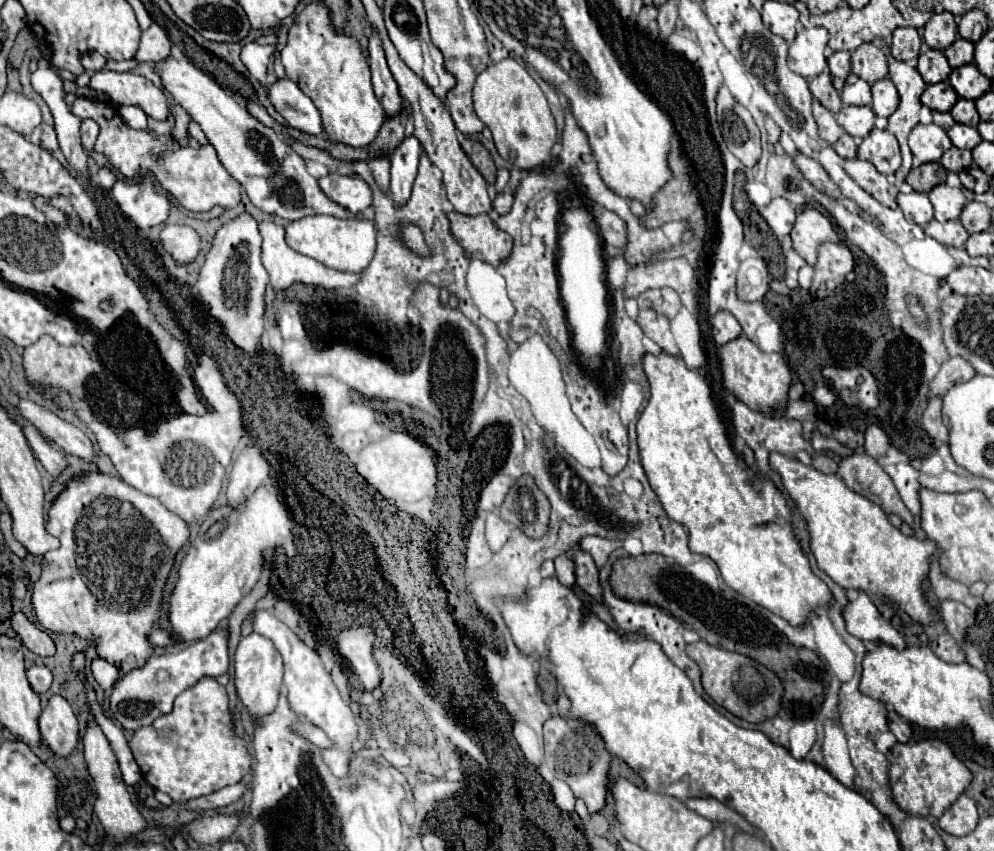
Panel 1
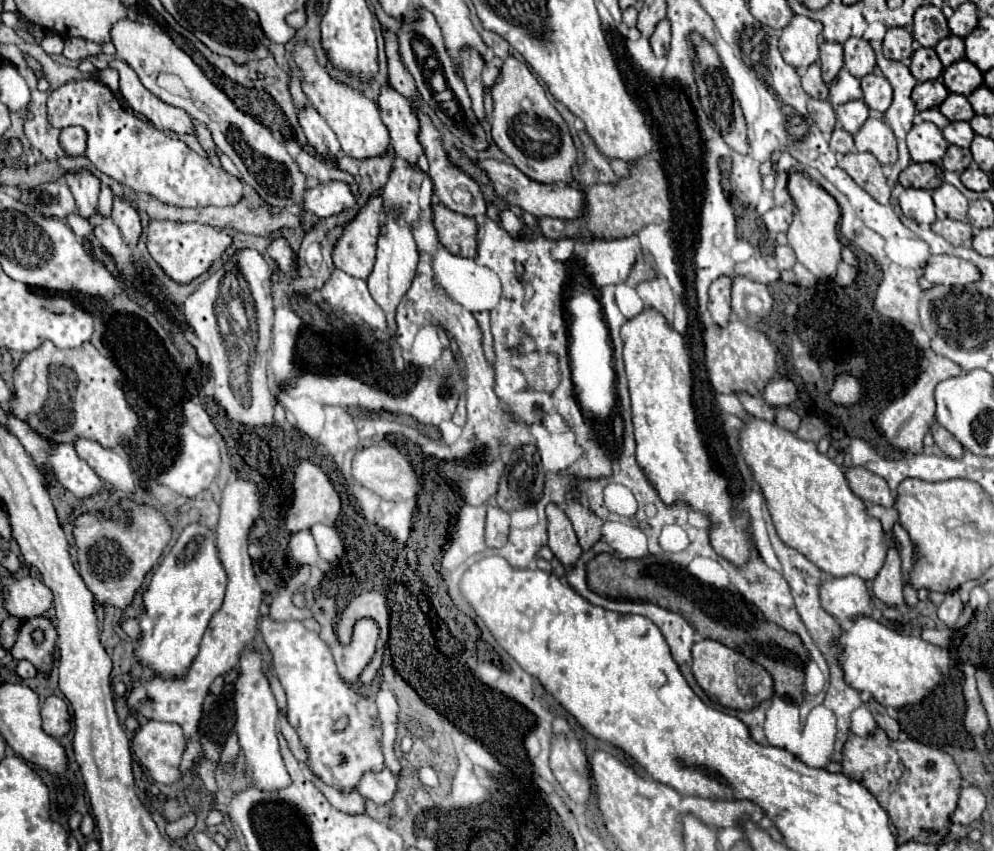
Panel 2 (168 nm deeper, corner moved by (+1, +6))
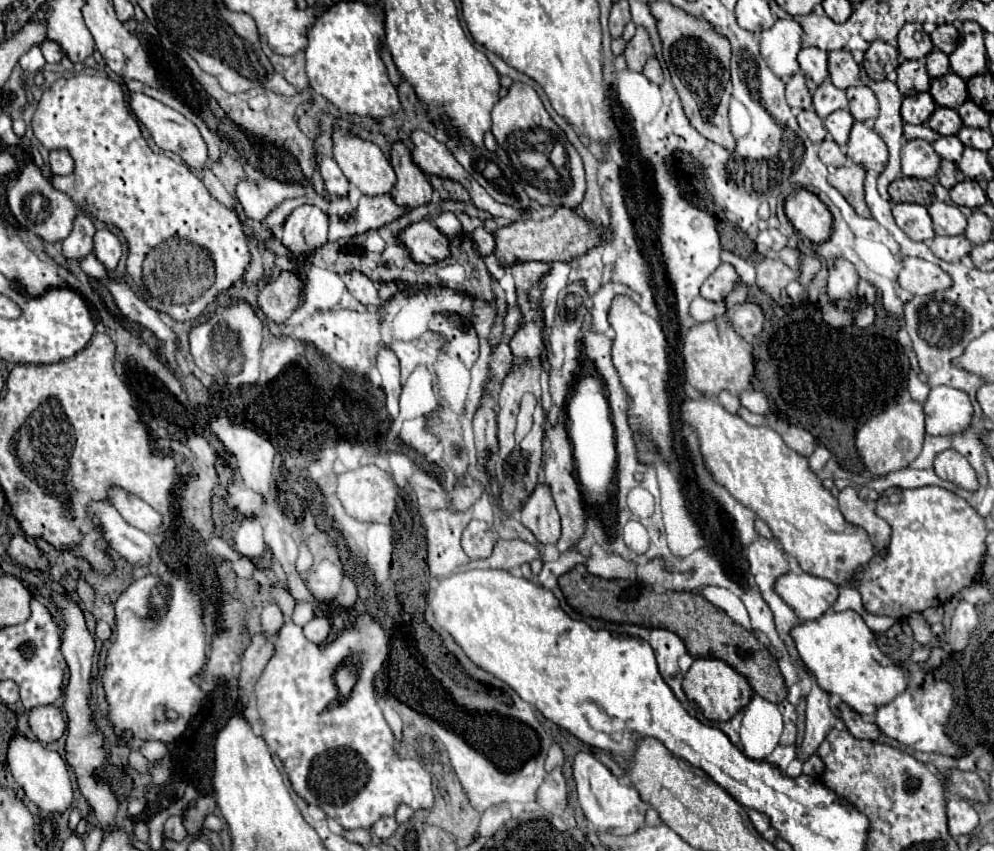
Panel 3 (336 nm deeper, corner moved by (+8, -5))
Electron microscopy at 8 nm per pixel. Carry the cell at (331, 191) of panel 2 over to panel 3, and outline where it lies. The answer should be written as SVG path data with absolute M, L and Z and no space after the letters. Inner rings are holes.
M313 205L297 207L283 225L281 243L291 253L293 259L291 271L299 277L301 291L307 281L305 267L309 265L305 257L315 253L319 247L327 243L327 227L329 227L329 217Z

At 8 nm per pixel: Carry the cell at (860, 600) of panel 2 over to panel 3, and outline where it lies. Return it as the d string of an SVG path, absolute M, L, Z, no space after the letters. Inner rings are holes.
M785 573L775 581L775 593L795 611L797 619L813 621L833 607L837 601L837 585L809 575L809 573Z

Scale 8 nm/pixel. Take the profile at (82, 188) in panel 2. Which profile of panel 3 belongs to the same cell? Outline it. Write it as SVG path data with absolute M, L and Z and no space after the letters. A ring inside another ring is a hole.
M79 213L71 235L63 241L63 257L73 261L83 261L93 251L95 225L87 213Z

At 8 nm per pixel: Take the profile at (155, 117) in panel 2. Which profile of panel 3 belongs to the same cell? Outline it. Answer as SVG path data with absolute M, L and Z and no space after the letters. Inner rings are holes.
M129 93L131 97L131 109L135 113L135 117L151 131L155 143L163 149L163 151L171 151L171 153L177 153L189 167L197 169L197 171L203 171L207 169L207 143L203 141L199 129L187 119L183 117L179 111L163 105L161 101L153 99L153 97L147 97L143 93Z

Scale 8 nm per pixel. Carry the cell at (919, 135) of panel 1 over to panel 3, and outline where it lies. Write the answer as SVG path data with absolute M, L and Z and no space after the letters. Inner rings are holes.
M923 139L907 141L907 145L901 149L901 165L905 177L915 179L931 179L939 171L939 155L933 151L931 143Z

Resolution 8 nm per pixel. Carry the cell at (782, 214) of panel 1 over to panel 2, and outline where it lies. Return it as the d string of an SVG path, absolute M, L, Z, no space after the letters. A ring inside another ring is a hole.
M784 206L770 208L762 218L764 218L764 224L766 224L766 228L768 228L770 234L786 232L788 226L790 226L790 222L792 222L792 214Z

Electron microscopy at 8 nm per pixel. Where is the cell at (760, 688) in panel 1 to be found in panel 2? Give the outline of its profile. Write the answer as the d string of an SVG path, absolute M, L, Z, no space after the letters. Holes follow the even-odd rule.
M702 640L692 646L692 672L700 688L718 704L734 710L752 710L760 702L770 700L774 696L774 682L772 676L766 672L764 666L746 658L744 654L716 642L716 640Z

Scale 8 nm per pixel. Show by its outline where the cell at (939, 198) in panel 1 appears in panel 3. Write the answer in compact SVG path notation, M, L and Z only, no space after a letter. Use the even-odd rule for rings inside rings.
M933 201L927 207L927 211L933 219L935 235L963 235L965 233L967 219L955 205Z

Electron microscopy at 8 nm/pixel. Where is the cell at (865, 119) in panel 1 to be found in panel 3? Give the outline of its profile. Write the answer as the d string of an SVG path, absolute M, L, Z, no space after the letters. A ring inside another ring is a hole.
M841 109L841 111L835 111L835 113L831 113L829 117L825 117L823 119L823 125L825 125L825 129L829 131L829 135L833 137L833 141L845 151L845 145L847 145L847 141L849 141L849 131L851 131L851 127L853 127L853 117L851 117L851 113L847 111L847 109Z

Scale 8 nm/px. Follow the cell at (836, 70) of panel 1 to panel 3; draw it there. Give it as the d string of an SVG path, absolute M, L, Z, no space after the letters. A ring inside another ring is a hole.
M803 47L797 55L797 61L799 61L799 67L805 75L807 87L813 93L829 77L829 73L827 73L827 53L823 53L821 49L815 49L815 47Z

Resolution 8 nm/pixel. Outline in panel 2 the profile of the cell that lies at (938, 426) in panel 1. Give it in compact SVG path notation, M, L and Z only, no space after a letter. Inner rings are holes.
M932 422L930 432L932 432L934 442L940 446L940 450L942 450L946 456L950 456L950 458L960 458L960 456L964 454L962 444L960 444L946 428L938 426L938 422Z

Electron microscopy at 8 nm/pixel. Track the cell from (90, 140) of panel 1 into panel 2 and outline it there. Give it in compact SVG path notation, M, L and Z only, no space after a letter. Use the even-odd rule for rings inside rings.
M68 126L60 134L60 144L70 156L80 156L86 152L86 130L82 126Z

